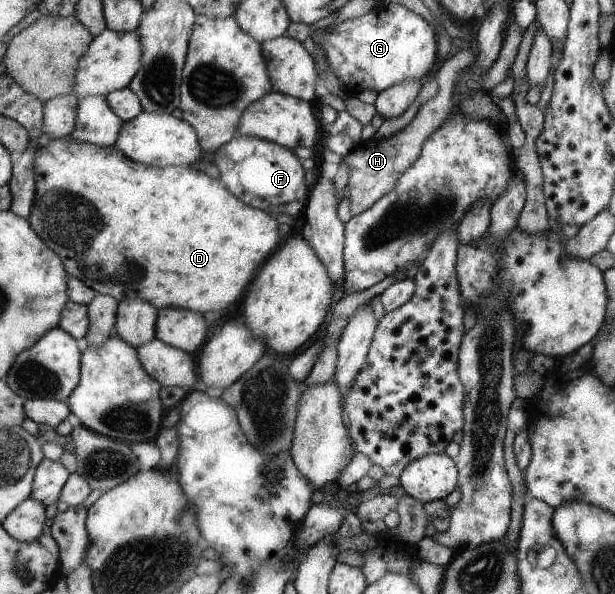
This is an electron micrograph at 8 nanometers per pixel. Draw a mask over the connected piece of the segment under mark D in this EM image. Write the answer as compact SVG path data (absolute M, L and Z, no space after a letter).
M42 135L40 145L34 152L32 172L34 172L34 202L32 202L27 221L31 223L35 233L43 242L59 255L68 275L82 282L84 286L92 288L94 292L111 296L117 300L140 298L144 302L152 303L152 306L157 309L180 306L181 309L188 308L198 314L218 312L218 310L226 308L228 304L232 304L238 296L242 296L246 284L254 278L258 266L264 264L264 260L278 248L276 222L270 220L264 212L260 212L260 209L250 207L247 203L237 199L223 183L218 179L208 177L204 171L195 171L187 166L166 166L164 168L142 166L132 162L124 154L120 154L120 150L116 150L114 145L94 146L94 144L72 142L72 138L68 138L68 136L49 138Z

